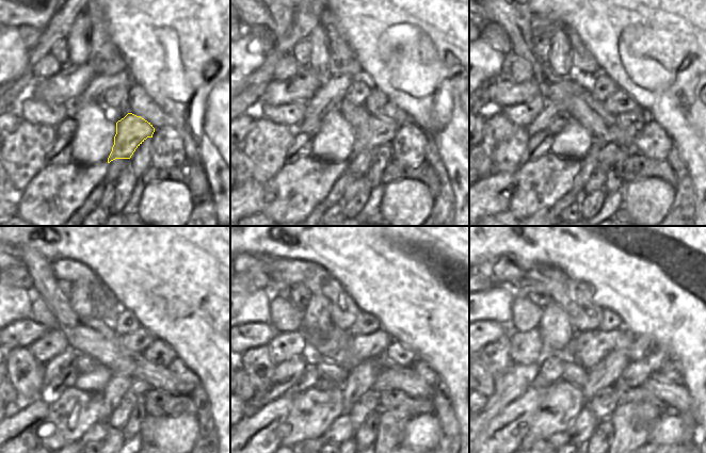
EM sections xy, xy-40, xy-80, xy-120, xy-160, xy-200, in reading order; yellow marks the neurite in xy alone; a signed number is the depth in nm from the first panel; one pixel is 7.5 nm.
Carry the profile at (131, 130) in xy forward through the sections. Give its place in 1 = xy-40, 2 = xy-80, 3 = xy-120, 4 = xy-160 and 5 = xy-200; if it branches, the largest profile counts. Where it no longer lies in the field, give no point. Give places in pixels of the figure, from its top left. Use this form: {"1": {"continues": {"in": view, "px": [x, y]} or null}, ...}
{"1": {"continues": {"in": "xy-40", "px": [375, 132]}}, "2": {"continues": {"in": "xy-80", "px": [634, 120]}}, "3": {"continues": {"in": "xy-120", "px": [160, 354]}}, "4": {"continues": {"in": "xy-160", "px": [398, 354]}}, "5": {"continues": {"in": "xy-200", "px": [643, 345]}}}

